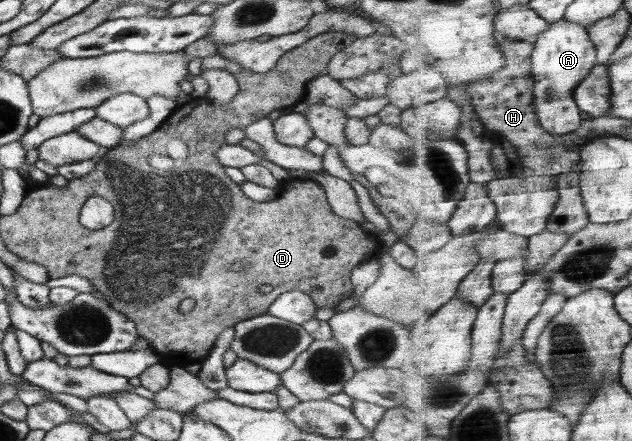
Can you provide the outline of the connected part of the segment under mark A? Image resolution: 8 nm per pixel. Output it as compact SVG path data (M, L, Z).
M566 19L554 23L548 32L538 38L533 54L533 76L537 78L534 87L534 105L542 125L550 133L571 134L585 123L582 108L574 97L576 89L597 67L598 49L590 37L589 30L580 23Z

